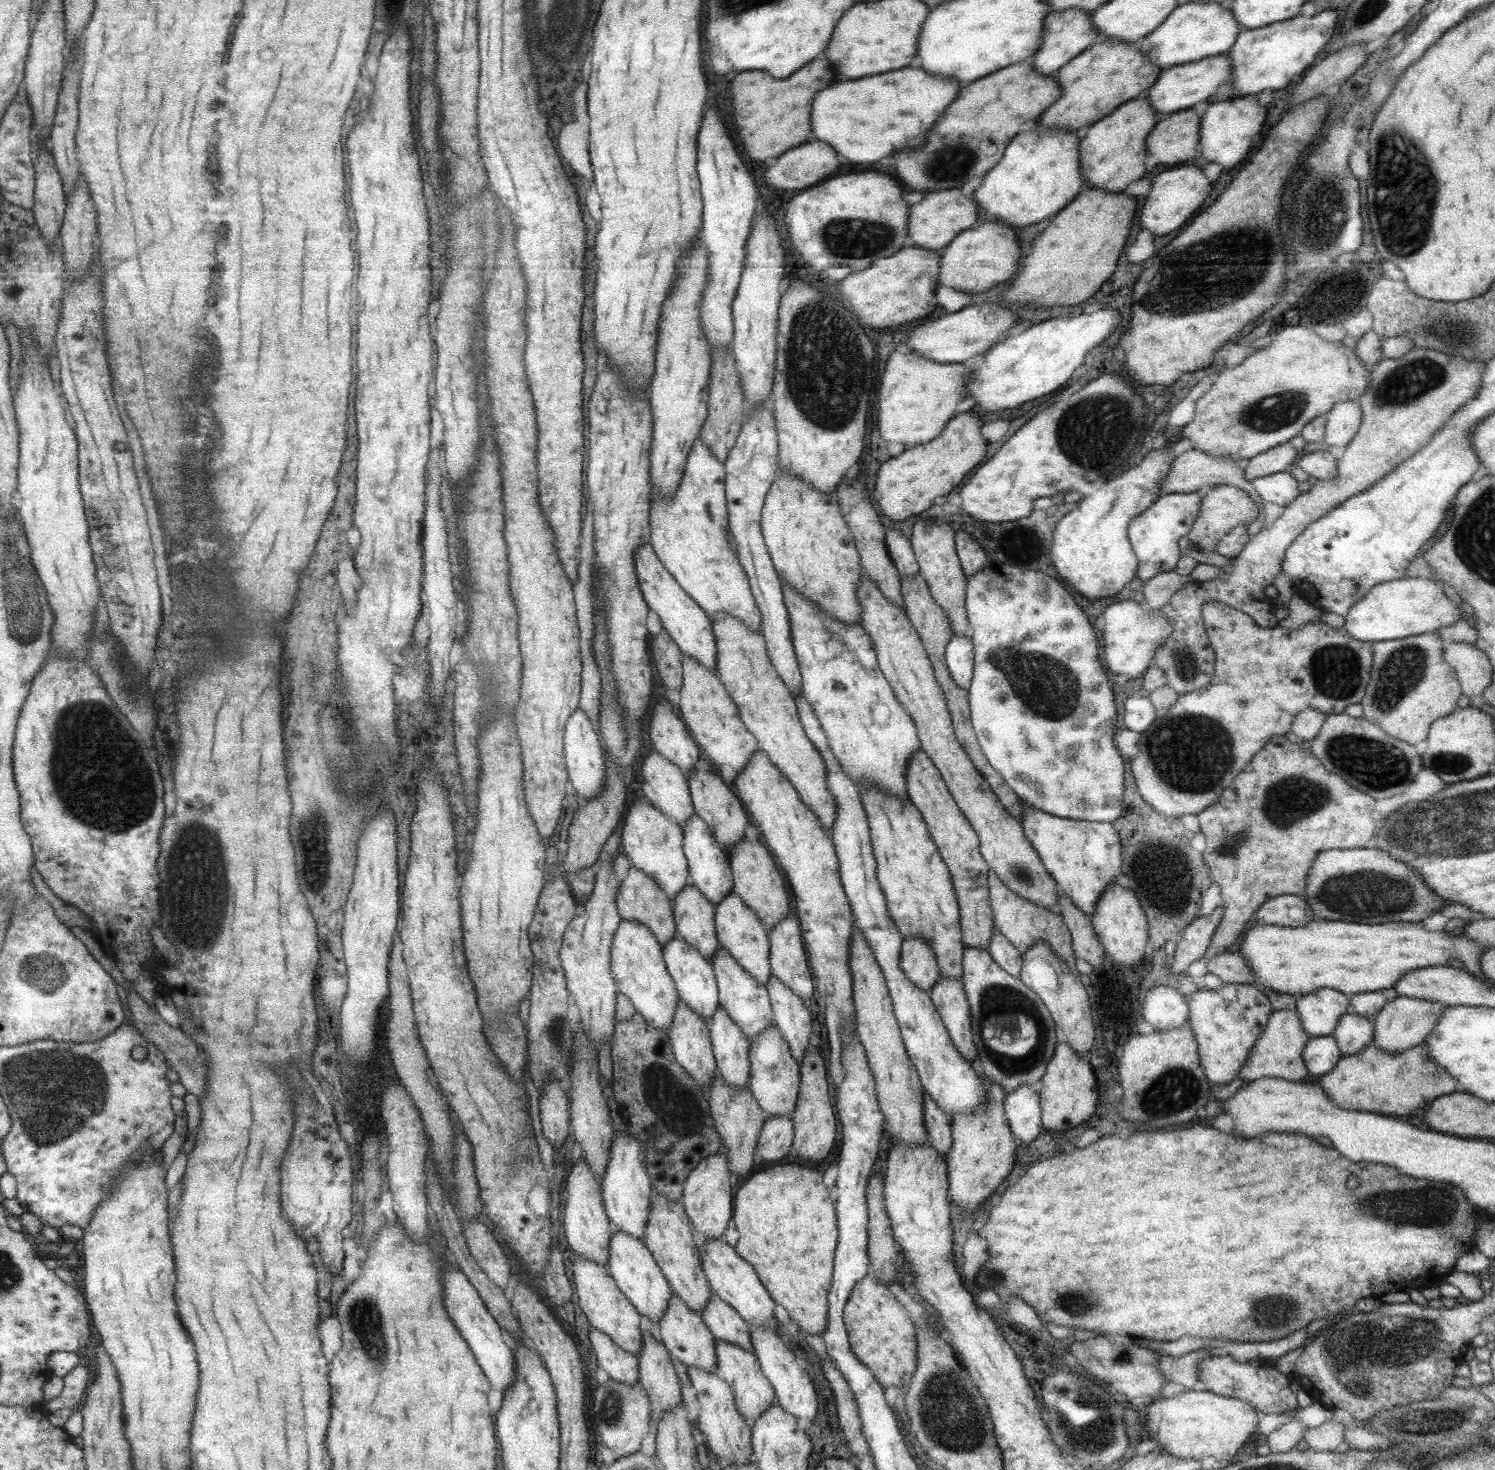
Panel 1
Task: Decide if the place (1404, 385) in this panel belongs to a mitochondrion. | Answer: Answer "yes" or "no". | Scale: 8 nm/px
yes

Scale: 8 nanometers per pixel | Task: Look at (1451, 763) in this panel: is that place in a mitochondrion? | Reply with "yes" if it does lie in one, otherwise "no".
yes

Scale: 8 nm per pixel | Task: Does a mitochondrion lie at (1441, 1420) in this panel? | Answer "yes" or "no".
yes

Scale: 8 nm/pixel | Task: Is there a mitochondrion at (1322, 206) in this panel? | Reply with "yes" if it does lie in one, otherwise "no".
yes

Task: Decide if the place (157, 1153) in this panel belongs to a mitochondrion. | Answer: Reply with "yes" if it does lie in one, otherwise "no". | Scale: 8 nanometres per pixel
no

